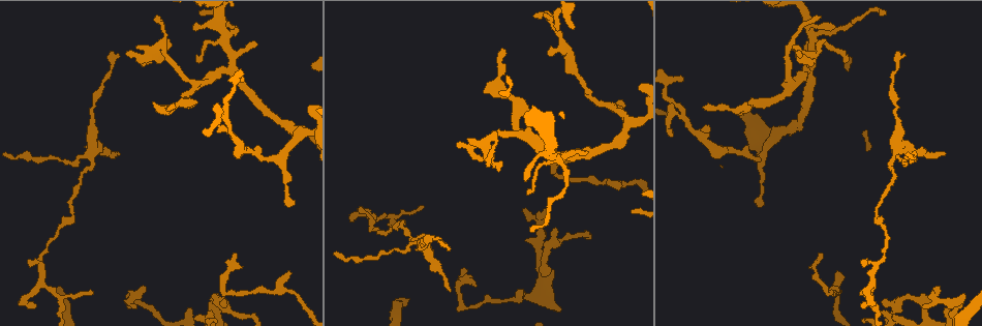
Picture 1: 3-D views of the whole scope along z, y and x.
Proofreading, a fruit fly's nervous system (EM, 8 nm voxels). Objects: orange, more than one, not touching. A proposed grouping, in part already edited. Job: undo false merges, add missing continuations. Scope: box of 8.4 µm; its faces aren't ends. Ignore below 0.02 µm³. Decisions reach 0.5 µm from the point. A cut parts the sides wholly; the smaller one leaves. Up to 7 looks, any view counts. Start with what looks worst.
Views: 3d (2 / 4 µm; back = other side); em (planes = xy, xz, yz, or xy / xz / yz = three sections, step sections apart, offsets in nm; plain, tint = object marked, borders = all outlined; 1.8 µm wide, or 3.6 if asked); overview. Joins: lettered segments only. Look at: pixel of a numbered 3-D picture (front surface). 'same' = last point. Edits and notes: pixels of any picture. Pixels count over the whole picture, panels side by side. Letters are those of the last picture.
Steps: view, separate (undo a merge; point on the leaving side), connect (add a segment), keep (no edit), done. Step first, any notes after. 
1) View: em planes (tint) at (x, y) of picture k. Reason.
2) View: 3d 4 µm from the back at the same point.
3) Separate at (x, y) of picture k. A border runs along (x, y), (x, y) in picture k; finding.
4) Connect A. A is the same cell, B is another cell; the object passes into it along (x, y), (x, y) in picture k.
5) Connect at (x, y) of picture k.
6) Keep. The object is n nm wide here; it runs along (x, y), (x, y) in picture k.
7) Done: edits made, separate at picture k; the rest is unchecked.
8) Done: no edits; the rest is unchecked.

View: em yz step 4 (tint) at (144, 288) of picture 1. Tapers out.

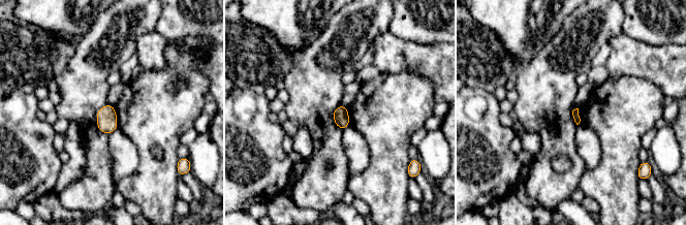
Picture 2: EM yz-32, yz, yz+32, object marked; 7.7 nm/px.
View: em planes (borders) at the same point.

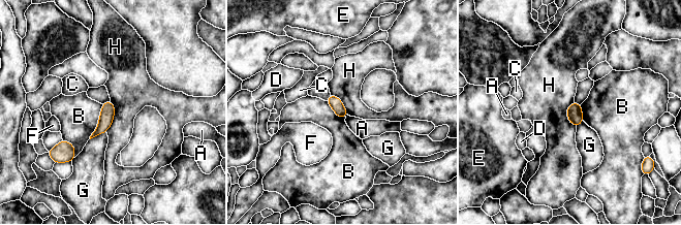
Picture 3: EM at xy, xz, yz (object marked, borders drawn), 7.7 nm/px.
Keep. A, B, C, D, E, F, G and H are other cells; a border runs along (112, 101), (113, 122), (105, 131) in picture 3; no lettered segment goes on from it.

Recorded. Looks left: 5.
View: em planes (borders) at (896, 142) of picture 1. Thick turns thin.

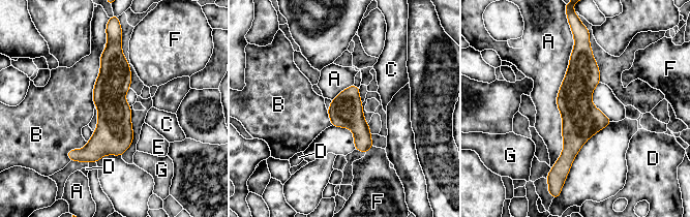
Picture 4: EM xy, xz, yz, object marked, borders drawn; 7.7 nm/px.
Keep. A, B, C, D, E, F and G are other cells; a border runs along (574, 36), (551, 167) in picture 4; continuous, no second cell.

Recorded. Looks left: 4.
View: 3d 4 µm at (543, 271) of picture 1.

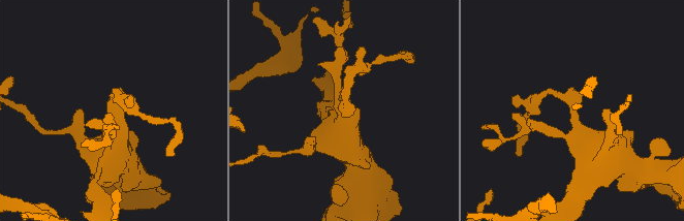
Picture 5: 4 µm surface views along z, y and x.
View: em 3.6 µm planes (borders) at (346, 108) of picture 5.

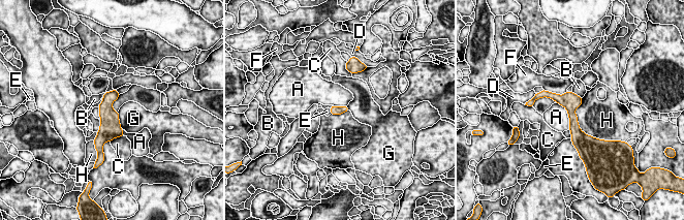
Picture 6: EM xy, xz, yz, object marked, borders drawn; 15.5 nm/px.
Keep. The object is 130 nm wide here; the longest contact is with H, 650 nm; A, B, C, D, E, F, G and H are other cells; all the same cell.

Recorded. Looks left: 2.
Done: no edits; the rest is unchecked.

